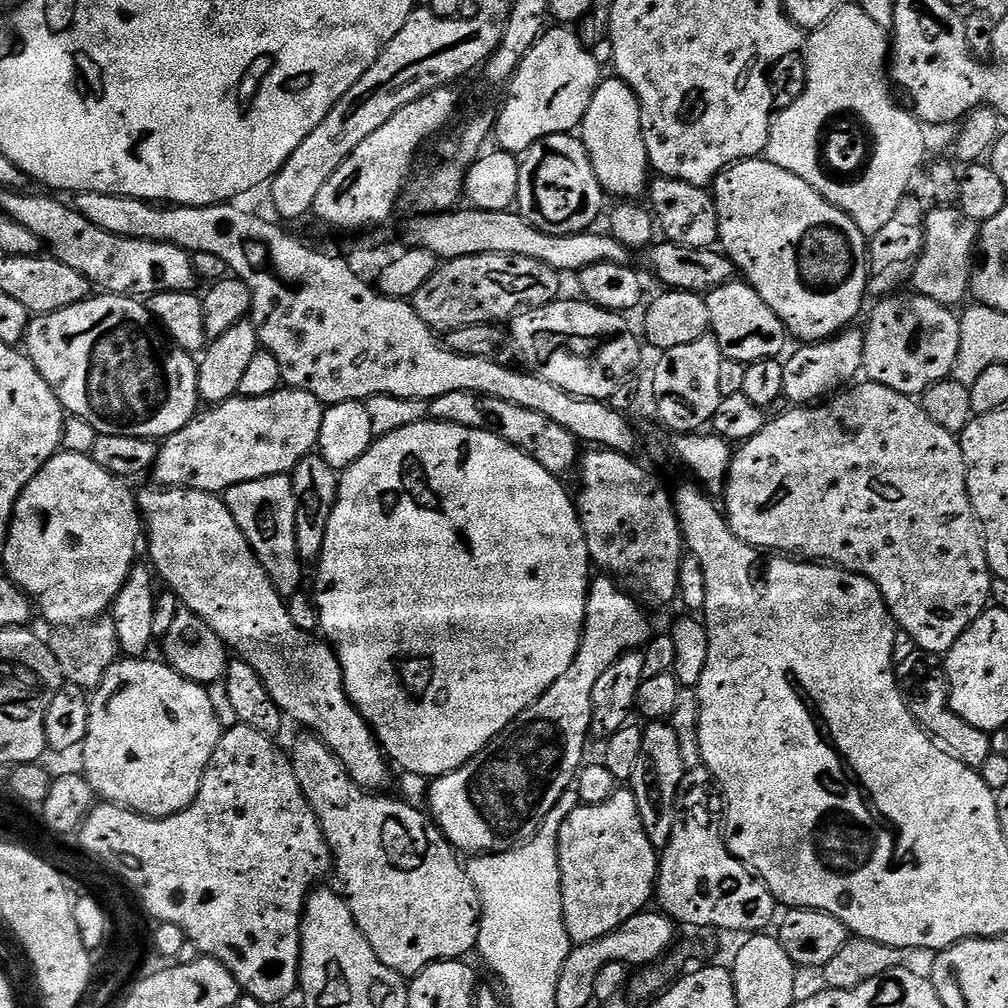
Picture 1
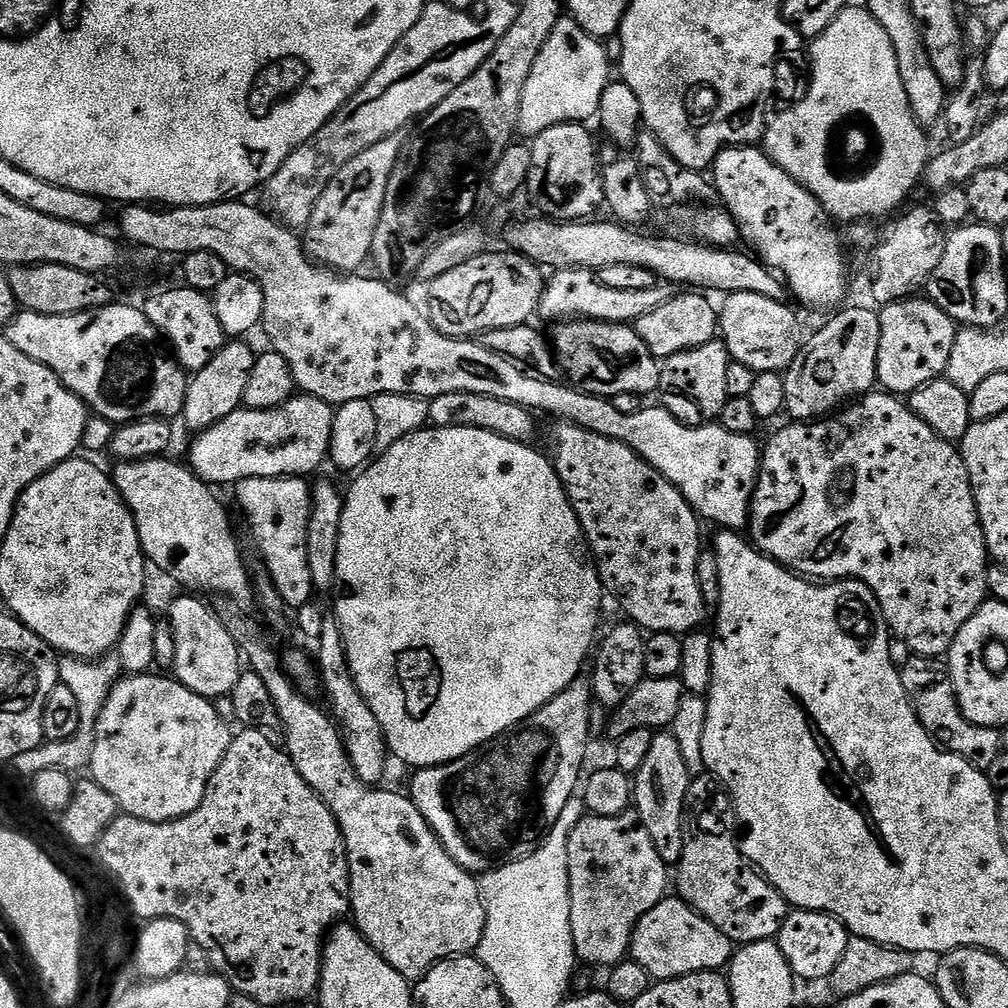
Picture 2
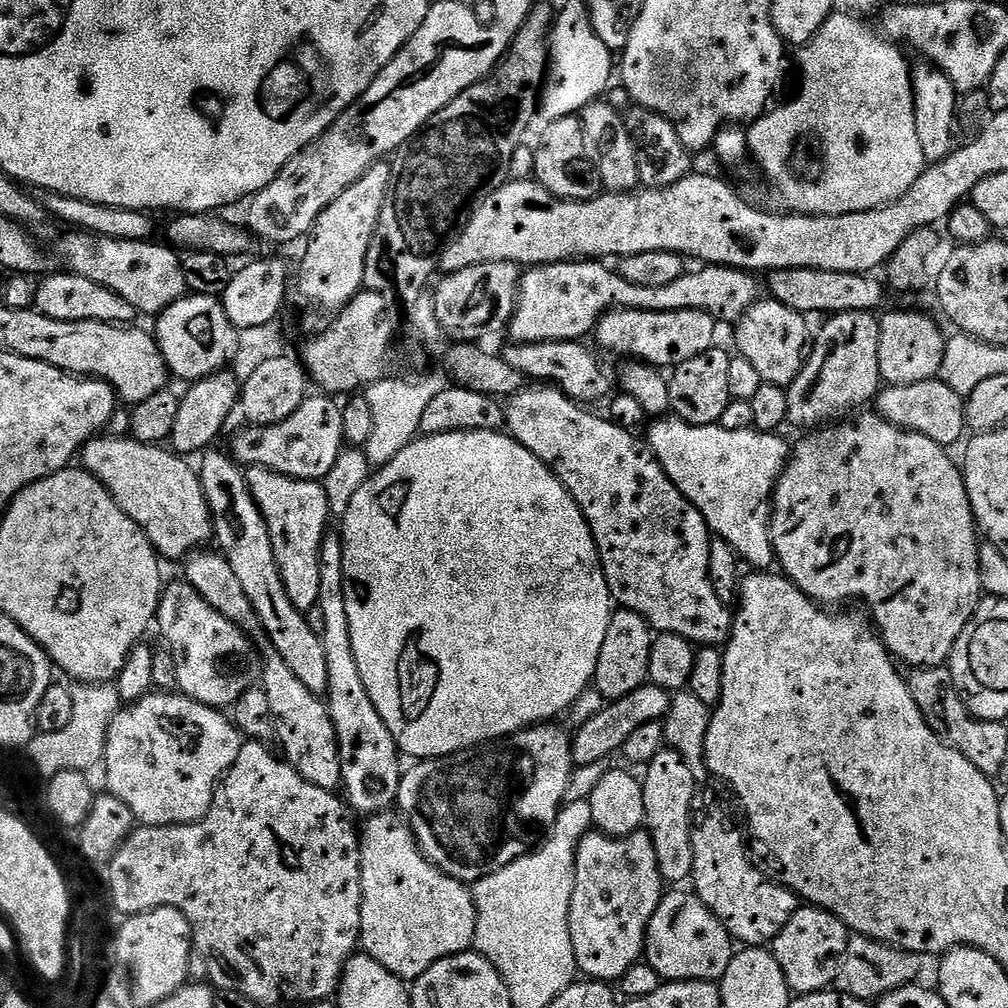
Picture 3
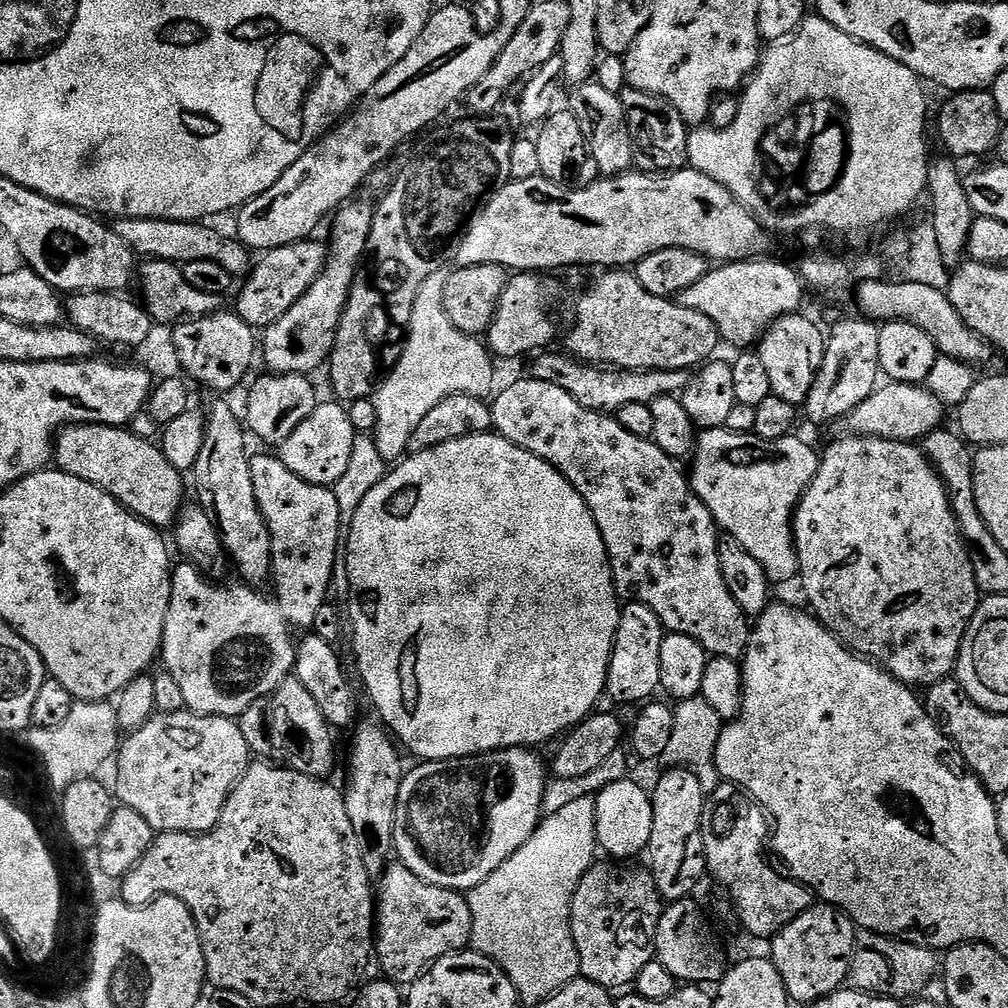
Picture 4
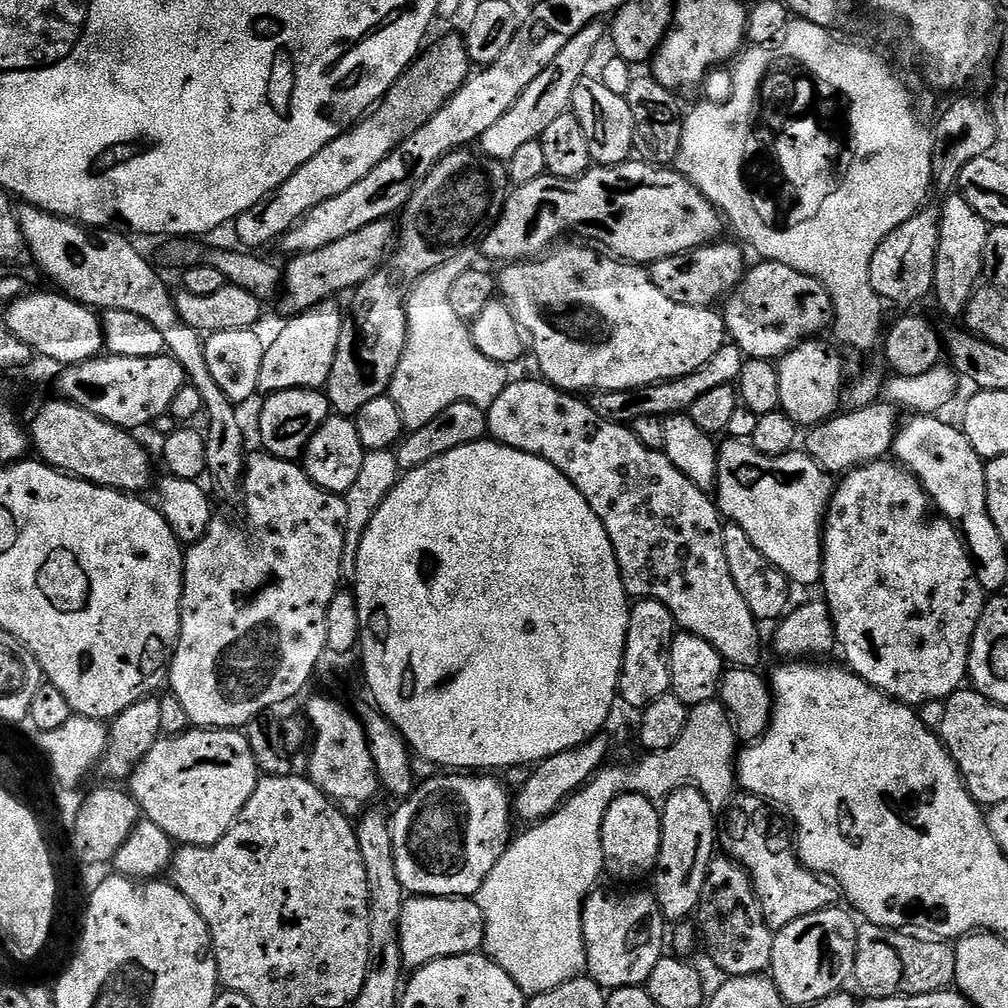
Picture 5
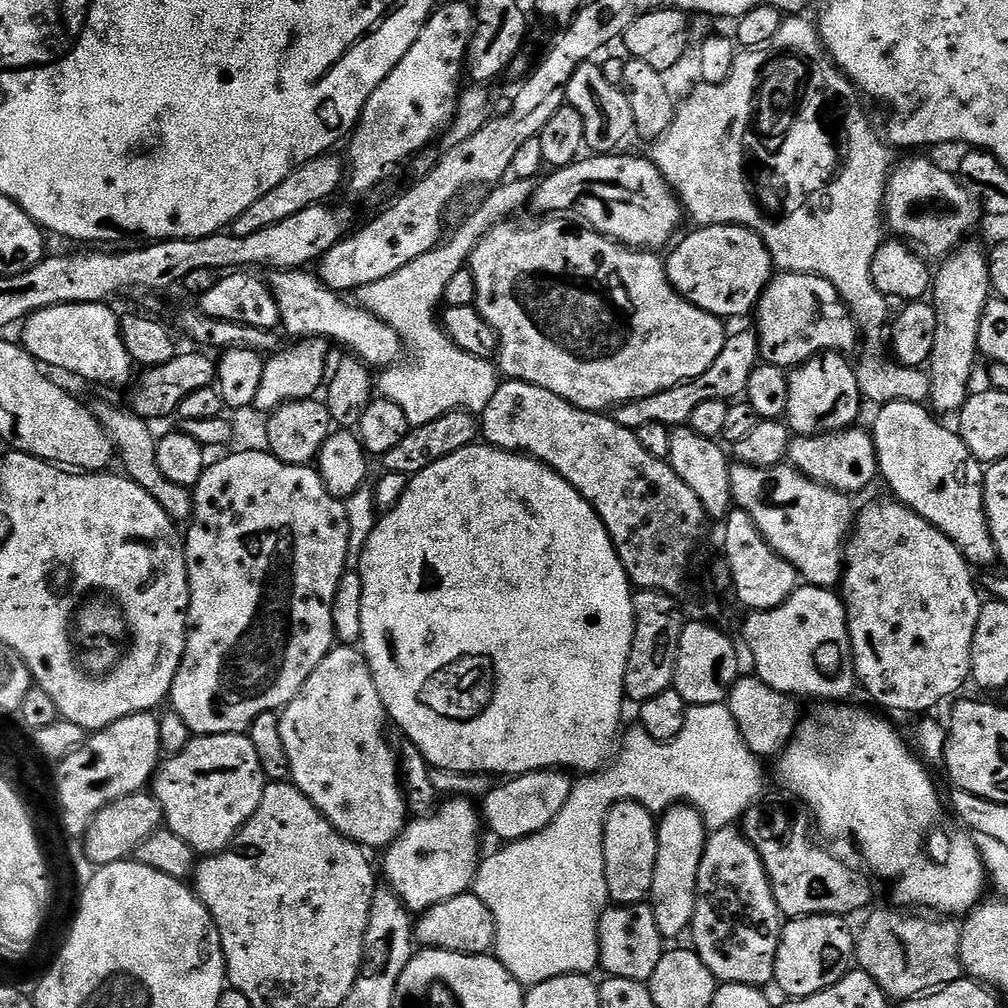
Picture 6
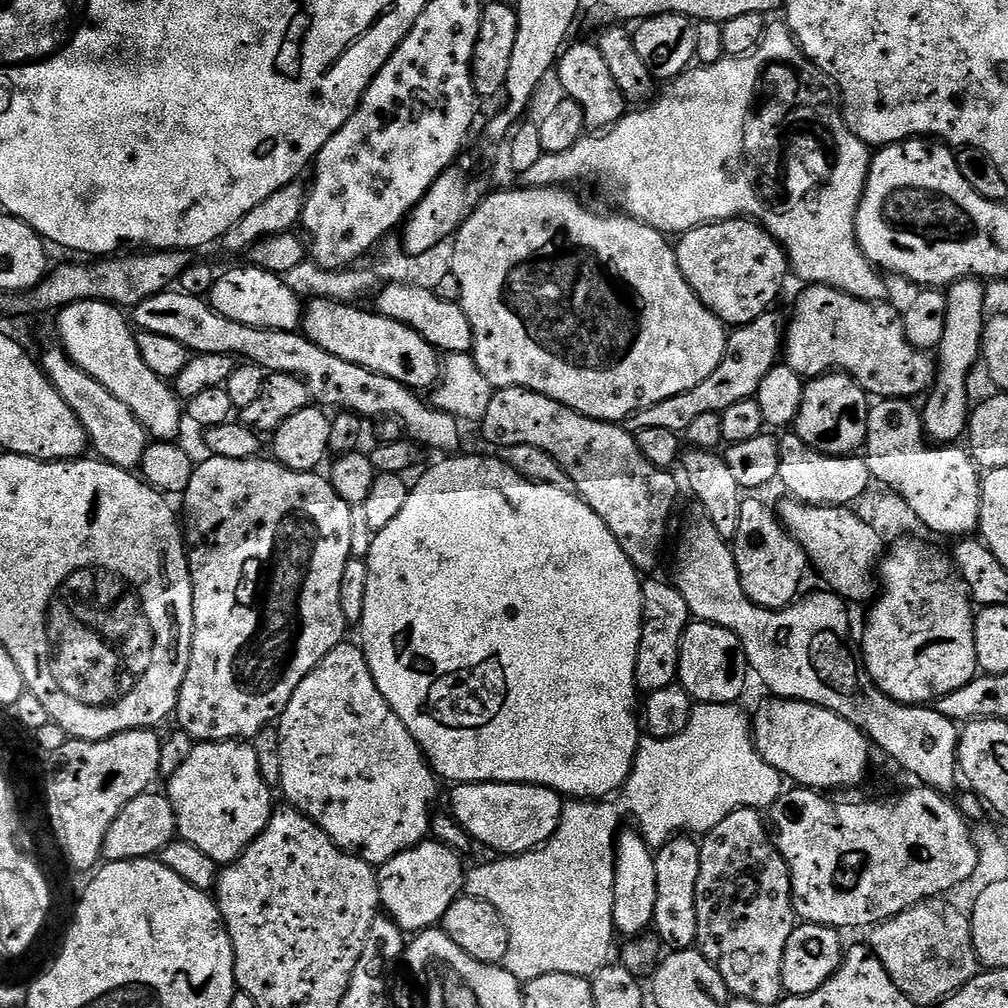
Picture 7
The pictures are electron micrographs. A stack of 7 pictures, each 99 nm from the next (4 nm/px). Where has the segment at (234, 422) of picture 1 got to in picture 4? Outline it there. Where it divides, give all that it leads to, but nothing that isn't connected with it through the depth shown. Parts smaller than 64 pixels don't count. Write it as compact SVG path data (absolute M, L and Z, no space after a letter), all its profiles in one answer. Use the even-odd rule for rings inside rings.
M317 403L314 414L286 438L286 442L278 445L278 459L284 463L286 470L298 474L311 484L333 486L342 477L349 465L355 438L358 435L356 428L348 417L348 408L343 403Z

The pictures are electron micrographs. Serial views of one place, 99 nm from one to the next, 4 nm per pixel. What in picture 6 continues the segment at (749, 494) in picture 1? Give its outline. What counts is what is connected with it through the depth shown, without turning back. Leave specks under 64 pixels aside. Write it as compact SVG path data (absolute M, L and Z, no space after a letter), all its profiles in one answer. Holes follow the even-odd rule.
M887 498L881 504L868 504L863 509L859 509L858 515L854 521L854 527L847 537L846 540L846 555L844 557L844 579L842 581L842 599L844 602L844 607L848 610L848 633L850 634L850 642L852 643L852 662L856 665L856 679L858 681L859 687L864 688L868 691L868 696L876 704L881 704L884 708L889 708L892 712L924 712L920 714L928 714L931 708L936 708L939 706L943 700L951 701L953 697L957 695L956 691L963 686L964 683L969 683L970 677L972 675L972 643L974 642L974 630L978 626L978 618L980 617L980 610L982 607L982 599L976 593L976 580L972 575L974 575L974 569L967 560L964 559L964 556L958 550L958 546L954 546L954 542L950 542L950 538L946 538L946 534L942 534L942 530L938 530L930 522L926 522L926 518L922 518L918 515L913 508L908 508L906 505L897 502L895 499Z

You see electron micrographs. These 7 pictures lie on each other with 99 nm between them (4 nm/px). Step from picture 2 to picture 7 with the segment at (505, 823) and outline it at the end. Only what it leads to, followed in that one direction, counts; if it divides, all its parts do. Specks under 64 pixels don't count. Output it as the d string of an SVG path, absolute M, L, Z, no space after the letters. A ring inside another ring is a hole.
M429 838L425 840L423 844L415 844L415 846L413 846L413 848L411 848L410 850L406 850L402 854L398 854L390 862L379 865L376 881L378 882L378 886L380 887L380 903L382 905L383 911L406 934L415 934L418 932L423 932L425 928L437 927L437 925L439 925L441 921L443 921L446 910L450 910L450 906L464 892L464 882L466 879L466 864L463 864L463 862L465 861L462 859L462 856L459 853L455 852L453 849L448 848L446 845L440 843L439 841L433 838Z

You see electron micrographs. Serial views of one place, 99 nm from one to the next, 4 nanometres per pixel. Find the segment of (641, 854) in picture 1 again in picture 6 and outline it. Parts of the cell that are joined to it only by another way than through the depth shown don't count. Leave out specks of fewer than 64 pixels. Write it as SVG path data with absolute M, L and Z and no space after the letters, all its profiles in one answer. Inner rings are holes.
M651 903L629 904L627 906L609 906L605 908L600 919L600 962L599 967L605 968L608 976L630 978L631 980L647 981L658 970L658 962L666 951L665 937L658 930L658 922L654 918Z

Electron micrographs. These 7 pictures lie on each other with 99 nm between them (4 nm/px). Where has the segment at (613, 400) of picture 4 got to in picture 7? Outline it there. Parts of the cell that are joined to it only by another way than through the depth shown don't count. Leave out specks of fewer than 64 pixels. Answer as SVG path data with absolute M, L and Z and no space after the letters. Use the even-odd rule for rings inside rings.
M776 310L763 312L758 318L754 318L754 322L739 325L729 335L728 355L720 363L718 370L714 370L714 374L706 378L706 382L694 386L694 390L686 390L686 394L674 394L674 398L666 398L666 402L658 402L636 413L631 417L631 427L639 430L646 426L659 426L662 430L684 434L700 415L725 412L737 402L753 399L758 386L762 386L762 378L766 378L766 374L770 374L772 367L781 359L785 335L785 317L780 317Z

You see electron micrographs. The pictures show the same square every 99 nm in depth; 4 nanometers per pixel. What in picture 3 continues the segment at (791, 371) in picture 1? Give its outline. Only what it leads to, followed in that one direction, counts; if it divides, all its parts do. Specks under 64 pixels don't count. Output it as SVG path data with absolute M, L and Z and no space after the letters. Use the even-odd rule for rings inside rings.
M852 311L837 313L827 320L813 341L803 370L786 389L787 418L791 427L817 429L845 417L856 406L871 403L881 389L879 319L871 312Z

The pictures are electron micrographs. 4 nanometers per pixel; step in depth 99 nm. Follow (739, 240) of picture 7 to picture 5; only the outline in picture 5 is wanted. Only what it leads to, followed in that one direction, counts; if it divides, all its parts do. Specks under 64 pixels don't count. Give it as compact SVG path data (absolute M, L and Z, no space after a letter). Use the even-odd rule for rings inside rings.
M720 243L703 244L701 248L691 248L689 252L654 261L650 266L654 286L658 286L658 290L662 290L666 298L671 298L682 306L712 308L715 300L723 301L740 285L746 271L746 263L744 264L745 249L739 243Z

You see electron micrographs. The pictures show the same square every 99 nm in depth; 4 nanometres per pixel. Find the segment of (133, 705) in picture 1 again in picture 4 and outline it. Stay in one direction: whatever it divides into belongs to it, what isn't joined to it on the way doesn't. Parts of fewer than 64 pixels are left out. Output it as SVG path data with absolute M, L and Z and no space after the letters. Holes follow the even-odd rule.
M187 710L183 712L153 714L137 732L129 732L123 737L122 743L115 753L116 784L114 783L114 796L123 807L134 810L137 814L142 814L142 818L146 818L146 822L150 822L153 833L195 832L199 834L201 832L208 832L220 821L220 815L226 806L228 796L231 794L232 788L239 782L242 773L248 769L249 763L250 753L246 746L246 738L242 738L242 730L235 719L226 716L201 716L199 712L190 712Z

